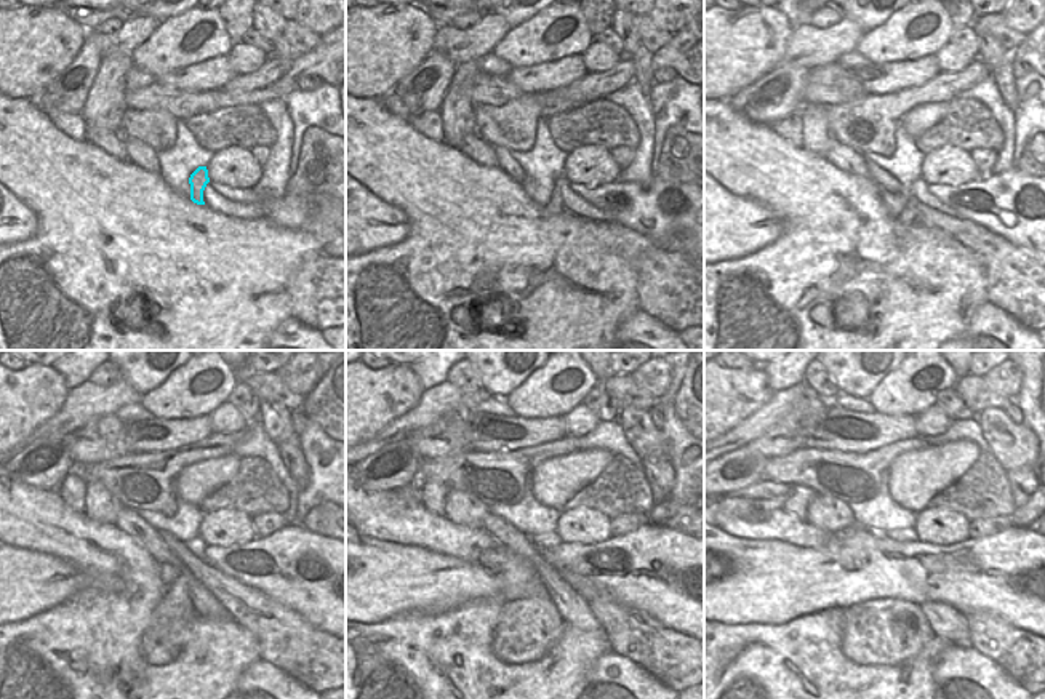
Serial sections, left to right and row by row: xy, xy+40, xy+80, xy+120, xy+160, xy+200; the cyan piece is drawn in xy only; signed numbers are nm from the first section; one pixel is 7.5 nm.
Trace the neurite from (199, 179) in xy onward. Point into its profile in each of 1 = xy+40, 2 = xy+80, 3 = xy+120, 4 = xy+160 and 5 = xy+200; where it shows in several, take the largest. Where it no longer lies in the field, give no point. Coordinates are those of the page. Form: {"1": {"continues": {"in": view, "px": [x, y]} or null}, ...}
{"1": {"continues": {"in": "xy+40", "px": [556, 205]}}, "2": {"continues": {"in": "xy+80", "px": [909, 213]}}, "3": {"continues": {"in": "xy+120", "px": [160, 645]}}, "4": {"continues": {"in": "xy+160", "px": [527, 629]}}, "5": {"continues": {"in": "xy+200", "px": [880, 632]}}}

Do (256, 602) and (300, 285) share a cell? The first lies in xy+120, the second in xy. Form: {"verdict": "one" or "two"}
{"verdict": "one"}

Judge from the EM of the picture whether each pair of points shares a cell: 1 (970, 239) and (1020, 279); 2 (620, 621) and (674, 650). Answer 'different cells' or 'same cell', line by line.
1: same cell
2: same cell

